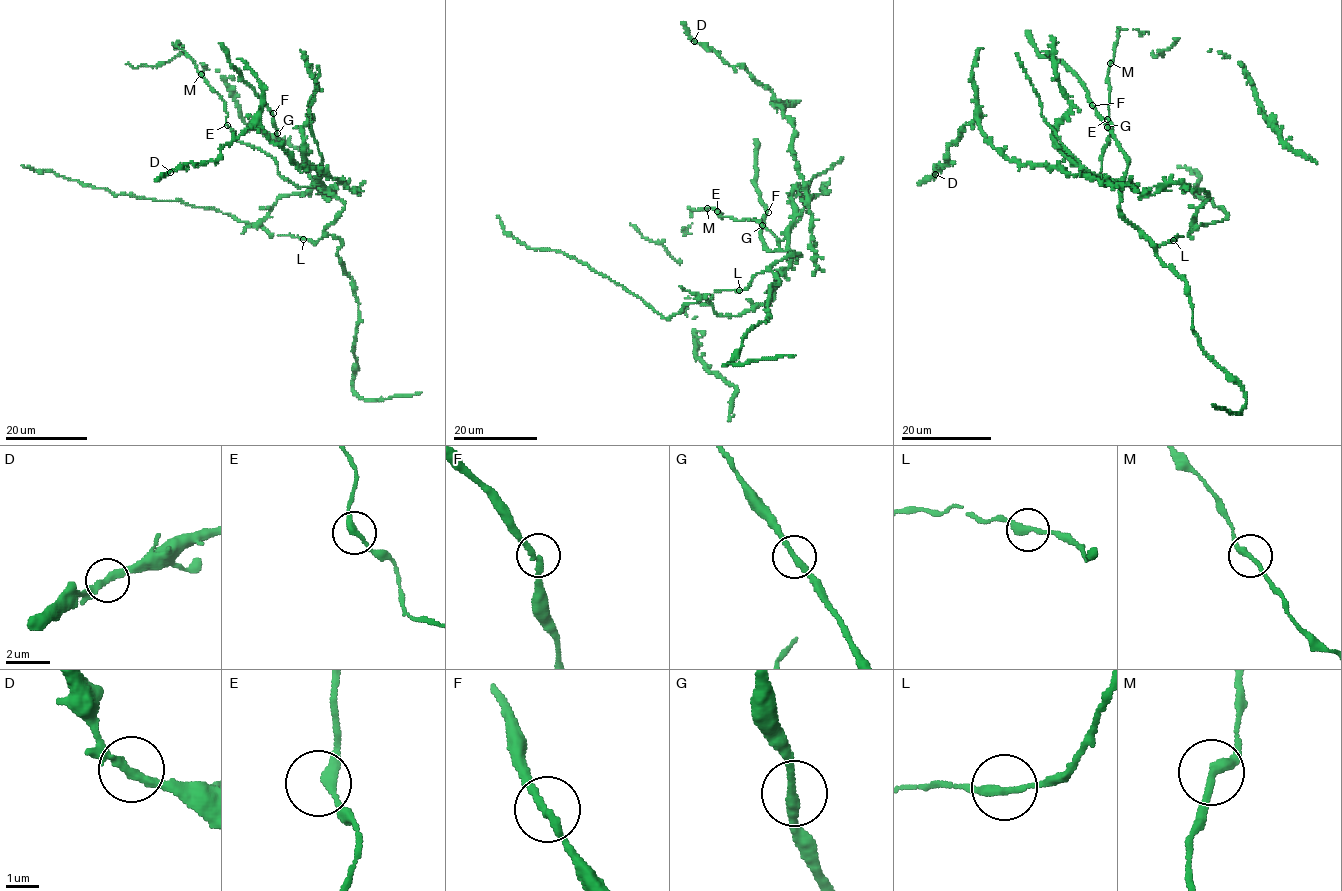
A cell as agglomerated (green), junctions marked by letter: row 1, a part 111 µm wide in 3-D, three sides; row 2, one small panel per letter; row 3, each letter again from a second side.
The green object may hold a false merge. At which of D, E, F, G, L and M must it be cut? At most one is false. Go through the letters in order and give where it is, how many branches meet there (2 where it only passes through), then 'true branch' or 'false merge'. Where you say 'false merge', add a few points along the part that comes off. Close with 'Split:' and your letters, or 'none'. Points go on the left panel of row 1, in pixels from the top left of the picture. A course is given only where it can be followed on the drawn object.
D: at (170, 172); 2 branches meet; true branch
E: at (227, 125); 2 branches meet; true branch
F: at (273, 113); 2 branches meet; true branch
G: at (277, 133); 2 branches meet; true branch
L: at (303, 239); 2 branches meet; true branch
M: at (201, 74); 2 branches meet; false merge
Split: M

